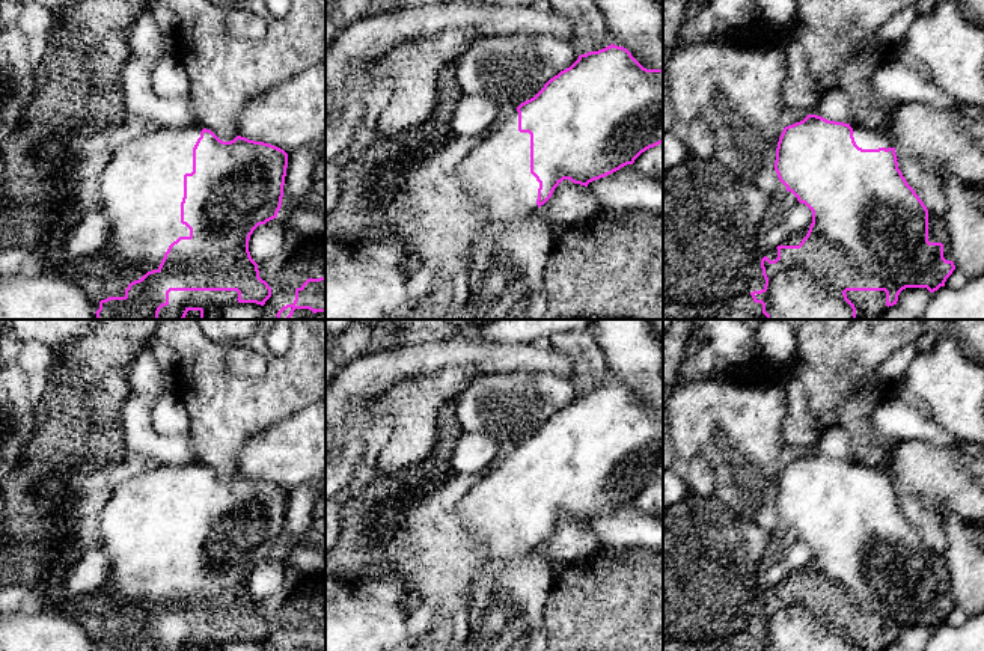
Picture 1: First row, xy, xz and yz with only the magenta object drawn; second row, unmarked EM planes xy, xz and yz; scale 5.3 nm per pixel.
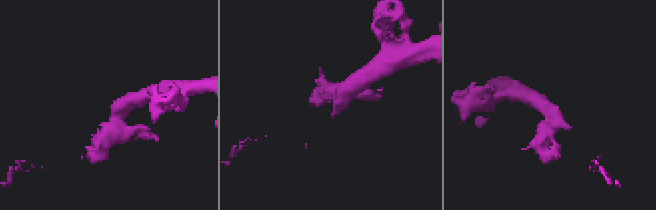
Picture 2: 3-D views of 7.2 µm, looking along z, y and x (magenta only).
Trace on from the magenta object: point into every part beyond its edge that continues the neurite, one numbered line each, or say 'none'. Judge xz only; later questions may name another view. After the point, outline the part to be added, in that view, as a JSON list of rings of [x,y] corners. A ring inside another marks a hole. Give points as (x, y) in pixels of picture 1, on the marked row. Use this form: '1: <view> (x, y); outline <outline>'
1: xz (496, 178); outline [[[515,110],[499,130],[485,134],[479,145],[460,163],[458,176],[466,199],[479,219],[508,220],[535,214],[539,182],[530,173],[530,134],[518,131]]]

